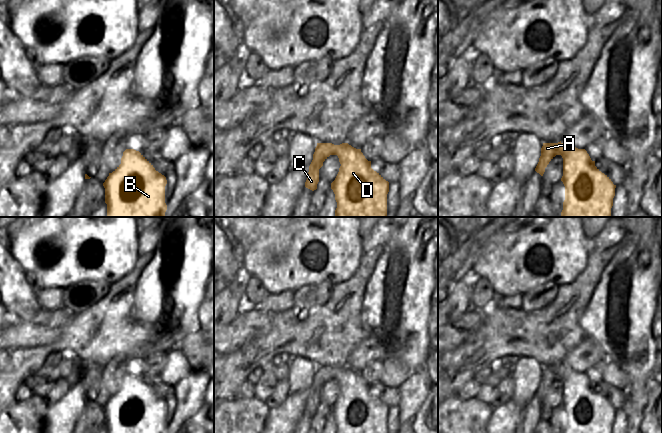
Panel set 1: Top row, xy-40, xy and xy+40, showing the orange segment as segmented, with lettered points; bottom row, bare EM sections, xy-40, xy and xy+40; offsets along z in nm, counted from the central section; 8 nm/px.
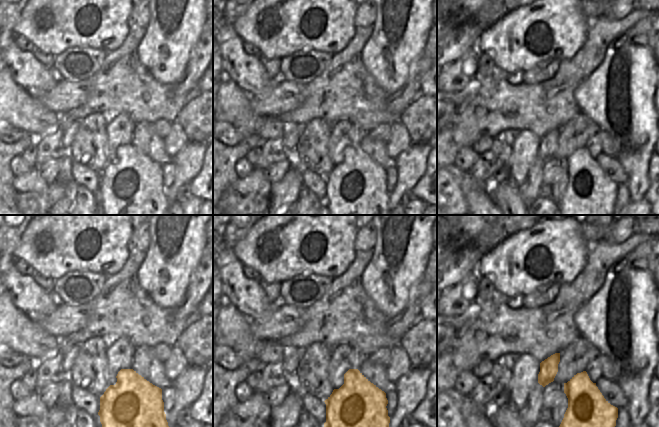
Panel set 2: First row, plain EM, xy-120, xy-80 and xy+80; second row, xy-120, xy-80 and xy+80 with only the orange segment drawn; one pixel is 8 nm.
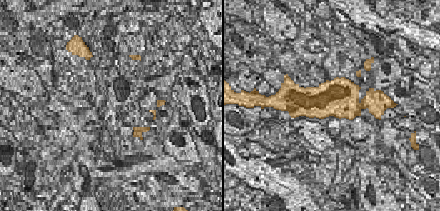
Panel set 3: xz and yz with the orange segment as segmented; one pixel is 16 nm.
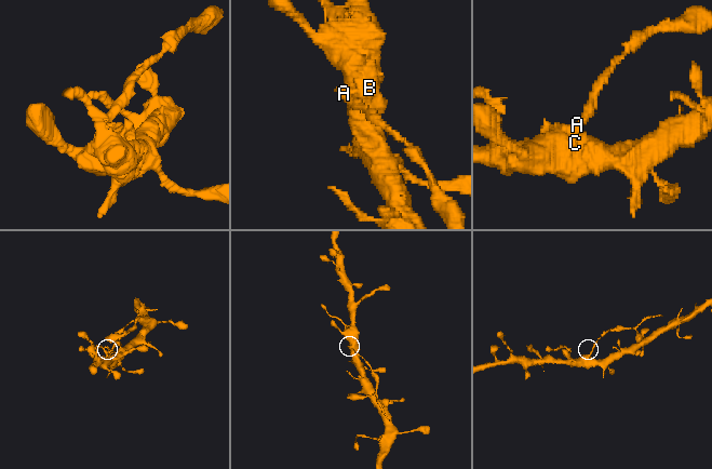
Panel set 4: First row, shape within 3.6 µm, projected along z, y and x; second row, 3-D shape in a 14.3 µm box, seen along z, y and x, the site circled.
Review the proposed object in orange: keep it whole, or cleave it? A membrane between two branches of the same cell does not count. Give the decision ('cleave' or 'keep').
cleave

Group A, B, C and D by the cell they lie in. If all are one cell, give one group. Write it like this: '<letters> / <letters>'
A C / B D

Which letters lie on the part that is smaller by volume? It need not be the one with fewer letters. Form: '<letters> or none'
A, C

